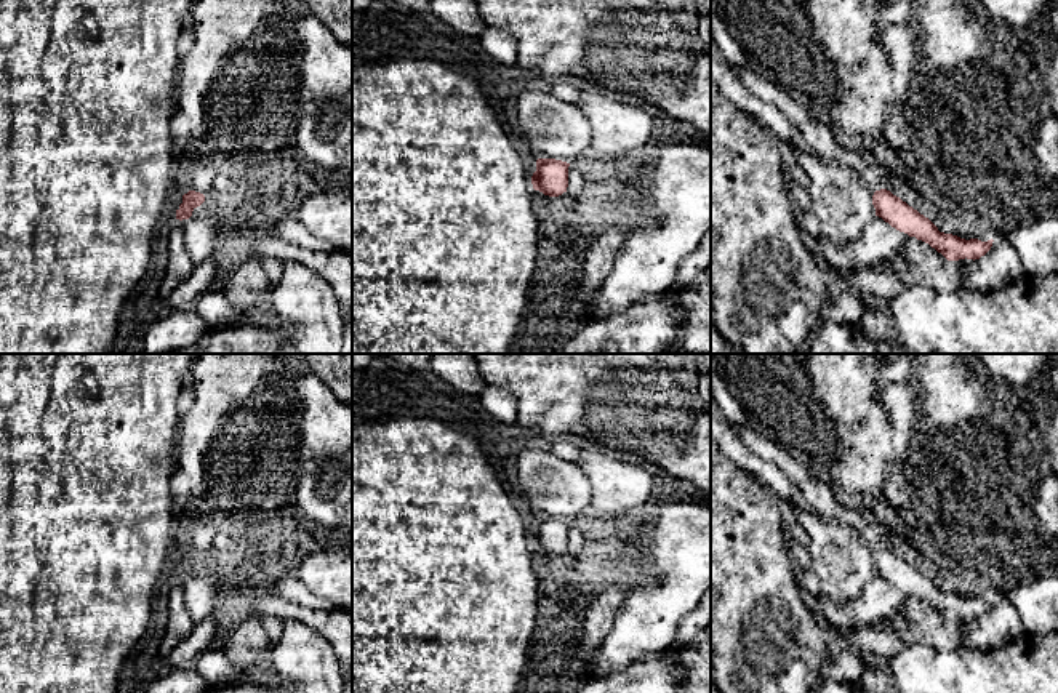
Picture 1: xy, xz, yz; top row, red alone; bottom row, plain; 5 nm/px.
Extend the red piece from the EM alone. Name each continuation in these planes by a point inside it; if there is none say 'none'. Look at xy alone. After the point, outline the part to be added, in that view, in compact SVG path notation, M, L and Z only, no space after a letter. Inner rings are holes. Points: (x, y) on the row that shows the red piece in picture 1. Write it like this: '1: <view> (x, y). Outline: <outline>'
1: xy (200, 176). Outline: M198 162L192 165L187 173L187 187L190 190L208 195L211 190L213 179L216 178L216 170L210 163Z

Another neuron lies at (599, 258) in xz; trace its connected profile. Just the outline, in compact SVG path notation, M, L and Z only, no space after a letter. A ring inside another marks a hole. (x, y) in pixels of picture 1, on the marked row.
M610 227L586 250L579 275L579 299L583 306L591 301L591 298L607 280L616 254L623 248L626 234L626 227Z

